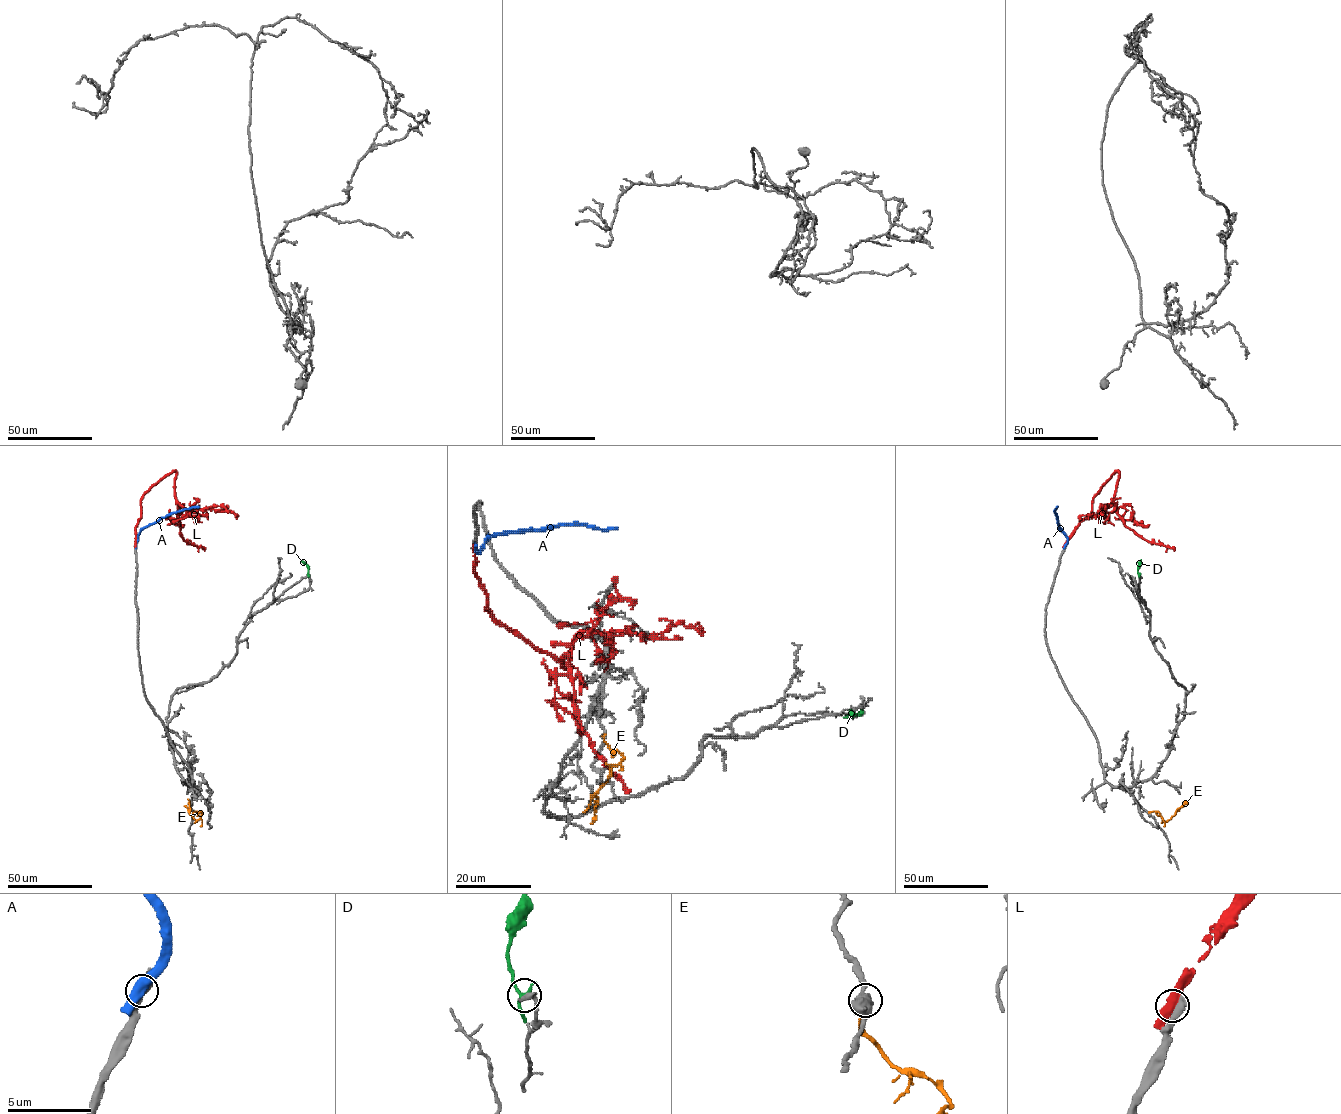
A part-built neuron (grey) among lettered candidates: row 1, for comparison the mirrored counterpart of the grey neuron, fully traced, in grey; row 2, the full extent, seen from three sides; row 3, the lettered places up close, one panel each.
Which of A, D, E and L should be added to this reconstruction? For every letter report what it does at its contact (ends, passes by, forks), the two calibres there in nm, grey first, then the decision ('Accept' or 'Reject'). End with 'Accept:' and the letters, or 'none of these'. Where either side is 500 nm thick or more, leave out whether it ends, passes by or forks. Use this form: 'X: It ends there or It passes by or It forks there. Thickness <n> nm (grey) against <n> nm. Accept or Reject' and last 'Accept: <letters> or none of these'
A: Thickness 440 nm (grey) against 500 nm. Reject
D: It passes by. Thickness 340 nm (grey) against 200 nm. Reject
E: It ends there. Thickness 460 nm (grey) against 260 nm. Reject
L: Thickness 650 nm (grey) against 460 nm. Reject
Accept: none of these

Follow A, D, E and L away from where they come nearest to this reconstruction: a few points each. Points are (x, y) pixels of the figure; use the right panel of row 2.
A: (1065, 545), (1066, 535), (1058, 524), (1056, 506)
D: (1139, 574), (1141, 560)
E: (1149, 812), (1158, 811), (1167, 821), (1189, 799)
L: (1065, 545), (1090, 513), (1094, 496), (1118, 471), (1114, 505), (1123, 523), (1150, 542), (1174, 551)

